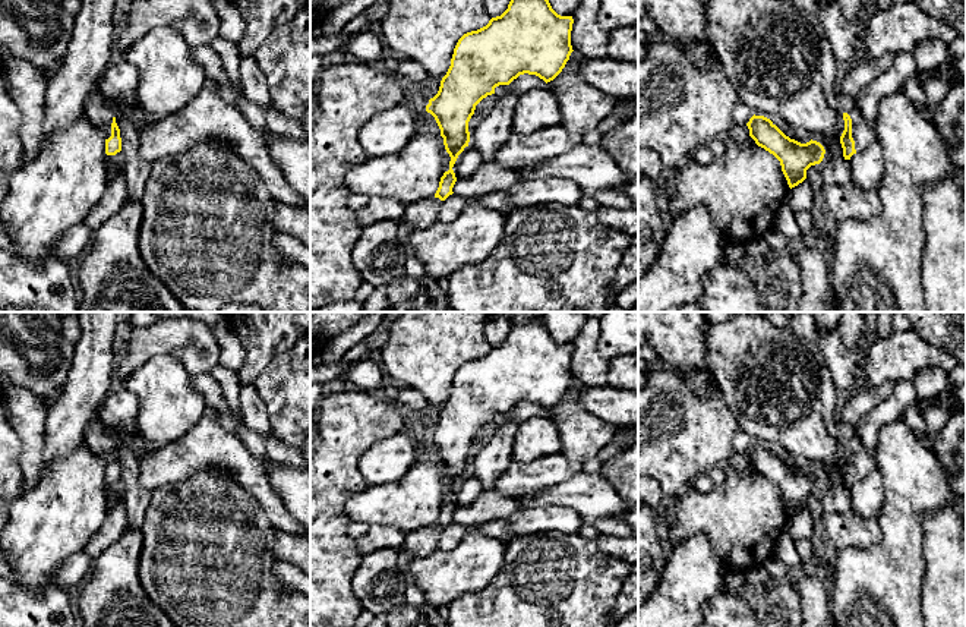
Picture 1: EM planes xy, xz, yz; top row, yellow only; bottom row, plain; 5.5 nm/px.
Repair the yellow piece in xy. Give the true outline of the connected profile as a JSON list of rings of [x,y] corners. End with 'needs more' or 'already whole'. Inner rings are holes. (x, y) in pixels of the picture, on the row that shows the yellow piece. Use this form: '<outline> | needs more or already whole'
[[[92,94],[85,105],[86,117],[105,132],[105,154],[116,155],[121,151],[120,129],[116,123],[114,113],[102,104],[102,94]]] | needs more

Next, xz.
[[[511,0],[501,16],[492,18],[486,26],[467,32],[458,40],[439,91],[426,105],[426,111],[435,117],[441,129],[445,149],[451,157],[449,170],[441,177],[433,198],[407,207],[402,218],[413,230],[426,229],[438,221],[442,202],[454,193],[457,177],[452,167],[458,155],[468,146],[468,122],[476,105],[495,94],[496,86],[509,85],[524,73],[536,75],[546,84],[553,81],[574,51],[571,45],[572,23],[572,16],[558,15],[549,0]]] | needs more

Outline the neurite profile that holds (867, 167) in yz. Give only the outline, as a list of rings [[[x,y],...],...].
[[[878,142],[853,154],[850,163],[850,180],[864,189],[875,189],[884,174],[883,151]]]

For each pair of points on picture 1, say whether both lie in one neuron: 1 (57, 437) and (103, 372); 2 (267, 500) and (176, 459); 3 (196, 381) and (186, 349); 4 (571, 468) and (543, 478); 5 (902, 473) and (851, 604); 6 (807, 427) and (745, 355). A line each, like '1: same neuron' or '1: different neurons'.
1: same neuron
2: same neuron
3: different neurons
4: same neuron
5: same neuron
6: same neuron

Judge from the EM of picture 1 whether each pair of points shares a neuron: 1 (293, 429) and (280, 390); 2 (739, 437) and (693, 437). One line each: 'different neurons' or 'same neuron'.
1: same neuron
2: different neurons

